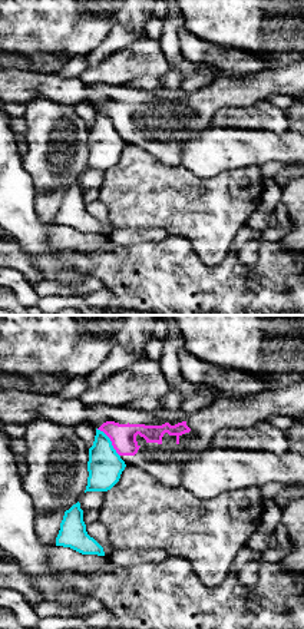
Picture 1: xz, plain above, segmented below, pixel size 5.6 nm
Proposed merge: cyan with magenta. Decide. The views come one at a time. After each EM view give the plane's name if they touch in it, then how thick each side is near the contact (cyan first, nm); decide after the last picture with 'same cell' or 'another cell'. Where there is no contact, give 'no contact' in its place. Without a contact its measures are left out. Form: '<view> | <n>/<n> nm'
xz | 200/140 nm

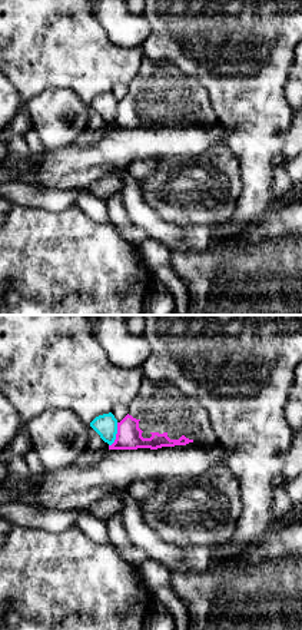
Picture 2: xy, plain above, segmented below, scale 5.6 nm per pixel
xy | 130/140 nm

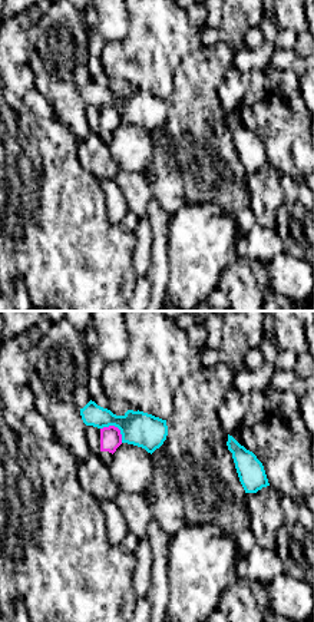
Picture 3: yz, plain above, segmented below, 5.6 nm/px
yz | 190/120 nm

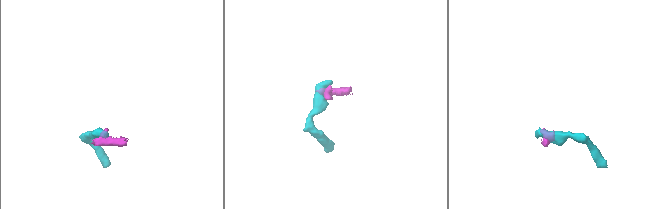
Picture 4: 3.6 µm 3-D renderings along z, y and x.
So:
another cell

